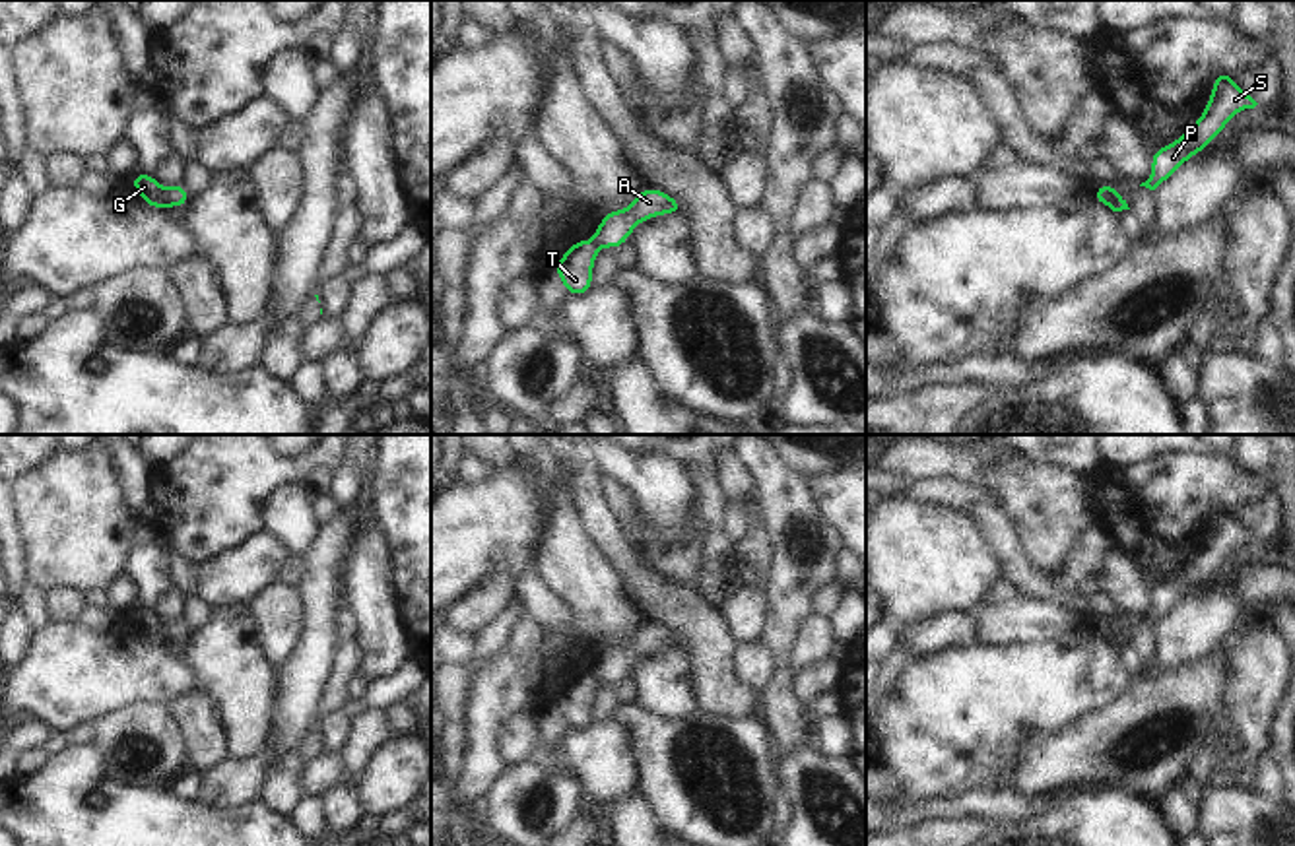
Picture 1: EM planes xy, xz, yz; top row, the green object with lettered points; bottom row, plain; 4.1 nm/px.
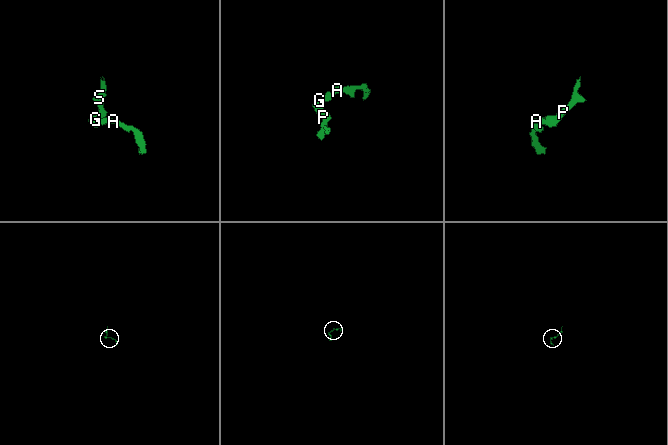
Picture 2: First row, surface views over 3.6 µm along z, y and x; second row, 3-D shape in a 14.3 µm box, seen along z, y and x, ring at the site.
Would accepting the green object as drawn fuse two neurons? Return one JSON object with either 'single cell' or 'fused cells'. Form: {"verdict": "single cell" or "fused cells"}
{"verdict": "fused cells"}

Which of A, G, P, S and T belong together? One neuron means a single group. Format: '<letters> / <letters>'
A / G P S T

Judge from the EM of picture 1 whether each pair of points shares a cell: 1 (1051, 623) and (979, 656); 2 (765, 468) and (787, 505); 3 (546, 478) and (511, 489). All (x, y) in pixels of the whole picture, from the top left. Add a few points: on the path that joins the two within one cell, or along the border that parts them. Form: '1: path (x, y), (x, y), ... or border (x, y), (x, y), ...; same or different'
1: border (977, 641), (989, 645), (1047, 643); different
2: path (773, 478), (783, 495); same
3: path (538, 482), (519, 489); same

